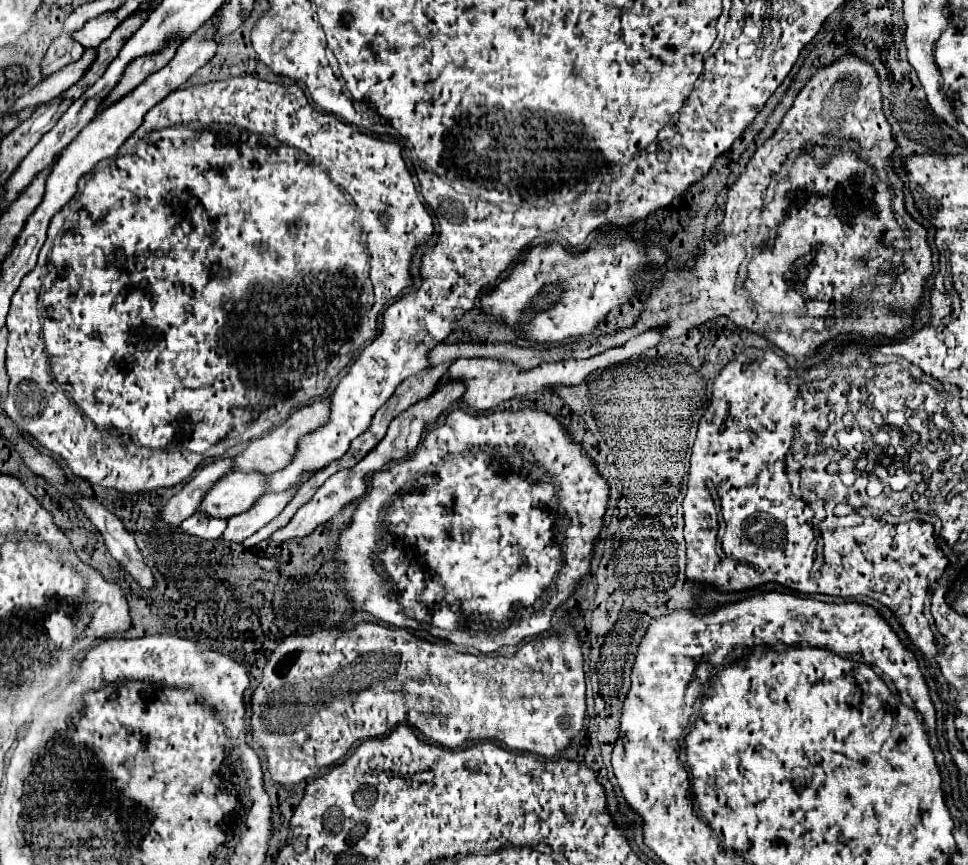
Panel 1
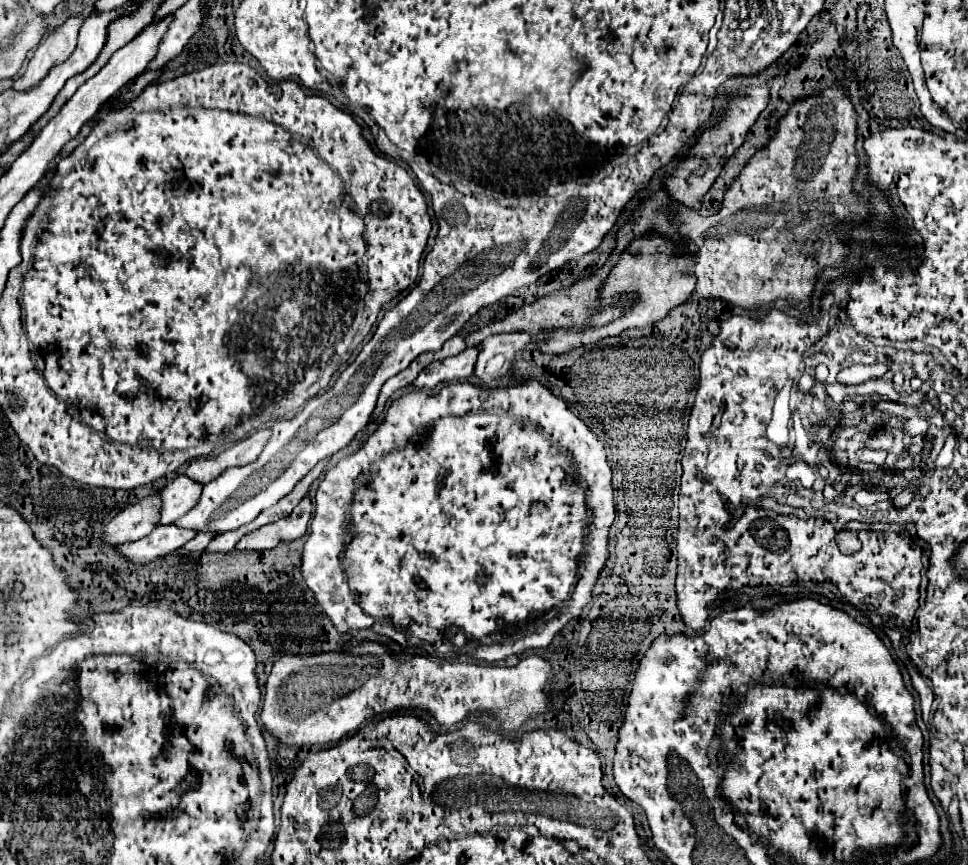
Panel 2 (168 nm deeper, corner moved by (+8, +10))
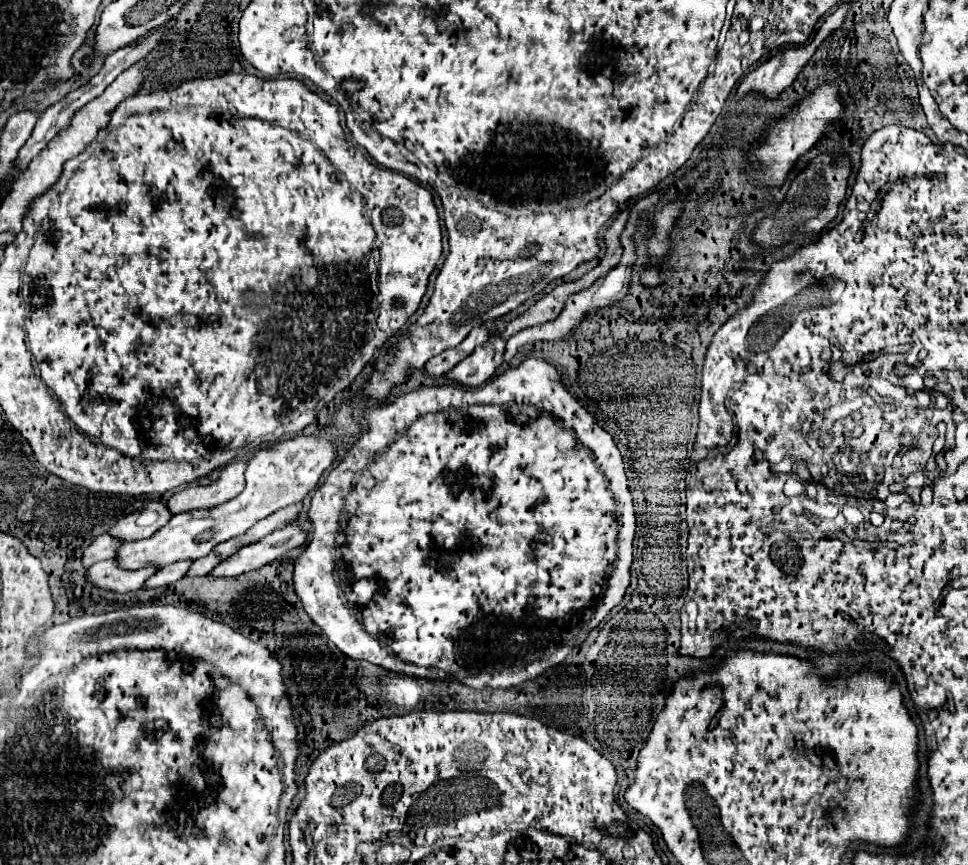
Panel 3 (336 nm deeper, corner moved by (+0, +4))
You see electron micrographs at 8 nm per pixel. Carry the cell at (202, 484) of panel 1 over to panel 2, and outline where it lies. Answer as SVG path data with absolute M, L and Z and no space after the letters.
M160 491L142 497L136 505L122 509L108 525L104 533L104 541L108 545L122 545L128 541L136 541L152 533L152 529L160 521Z

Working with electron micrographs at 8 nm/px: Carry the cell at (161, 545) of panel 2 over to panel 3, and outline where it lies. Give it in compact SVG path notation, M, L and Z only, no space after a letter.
M116 559L100 561L94 563L86 571L86 581L98 589L106 591L116 591L116 593L130 593L136 591L144 585L148 575L152 575L156 569L154 567L144 567L138 571L124 571L118 567Z

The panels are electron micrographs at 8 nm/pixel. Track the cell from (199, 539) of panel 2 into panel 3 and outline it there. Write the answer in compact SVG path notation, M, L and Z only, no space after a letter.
M180 561L180 563L172 563L168 567L162 567L158 569L146 583L144 583L144 589L156 589L156 587L166 587L178 579L182 579L182 575L186 575L188 567L190 567L192 561Z

